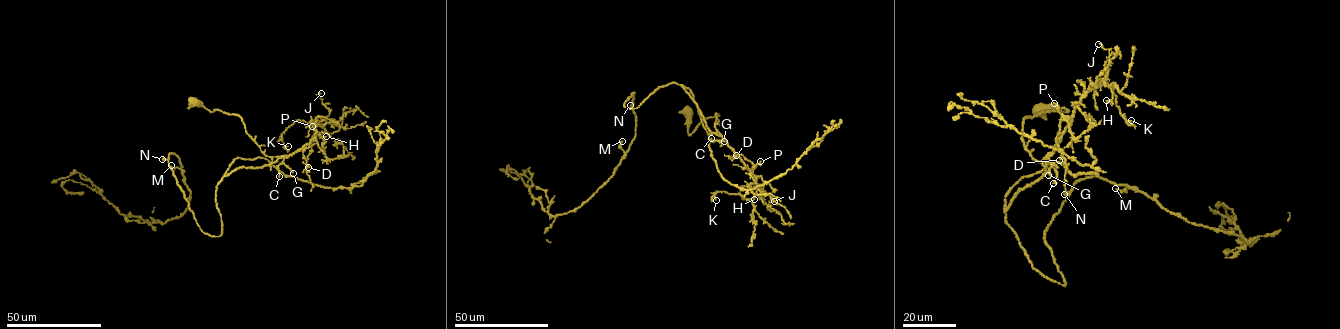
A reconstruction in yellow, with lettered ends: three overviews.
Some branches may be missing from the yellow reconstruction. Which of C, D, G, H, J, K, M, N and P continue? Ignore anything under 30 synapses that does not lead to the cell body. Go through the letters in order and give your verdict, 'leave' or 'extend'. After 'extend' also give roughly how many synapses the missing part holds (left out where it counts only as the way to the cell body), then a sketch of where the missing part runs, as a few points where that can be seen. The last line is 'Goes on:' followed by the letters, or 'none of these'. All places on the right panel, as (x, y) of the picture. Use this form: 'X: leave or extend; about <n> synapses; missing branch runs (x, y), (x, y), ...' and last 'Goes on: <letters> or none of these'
C: leave
D: leave
G: leave
H: leave
J: leave
K: leave
M: leave
N: leave
P: extend; about 35 synapses; missing branch runs (1054, 103), (1041, 91), (1015, 100), (1002, 98)
Goes on: P

